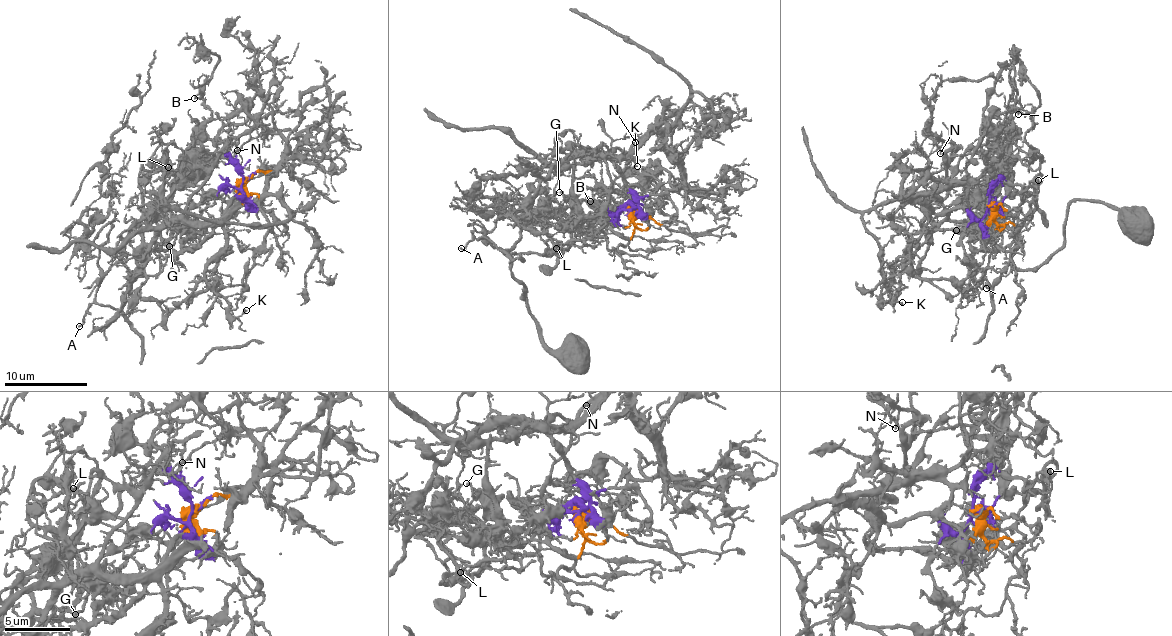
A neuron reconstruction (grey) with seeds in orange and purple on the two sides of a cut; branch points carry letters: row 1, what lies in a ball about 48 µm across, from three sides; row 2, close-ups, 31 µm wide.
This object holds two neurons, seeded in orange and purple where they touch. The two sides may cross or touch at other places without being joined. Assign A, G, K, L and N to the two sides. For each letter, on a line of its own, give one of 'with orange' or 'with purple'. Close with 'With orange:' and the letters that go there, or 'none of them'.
A: with orange
G: with orange
K: with purple
L: with orange
N: with purple
With orange: A, G, L

